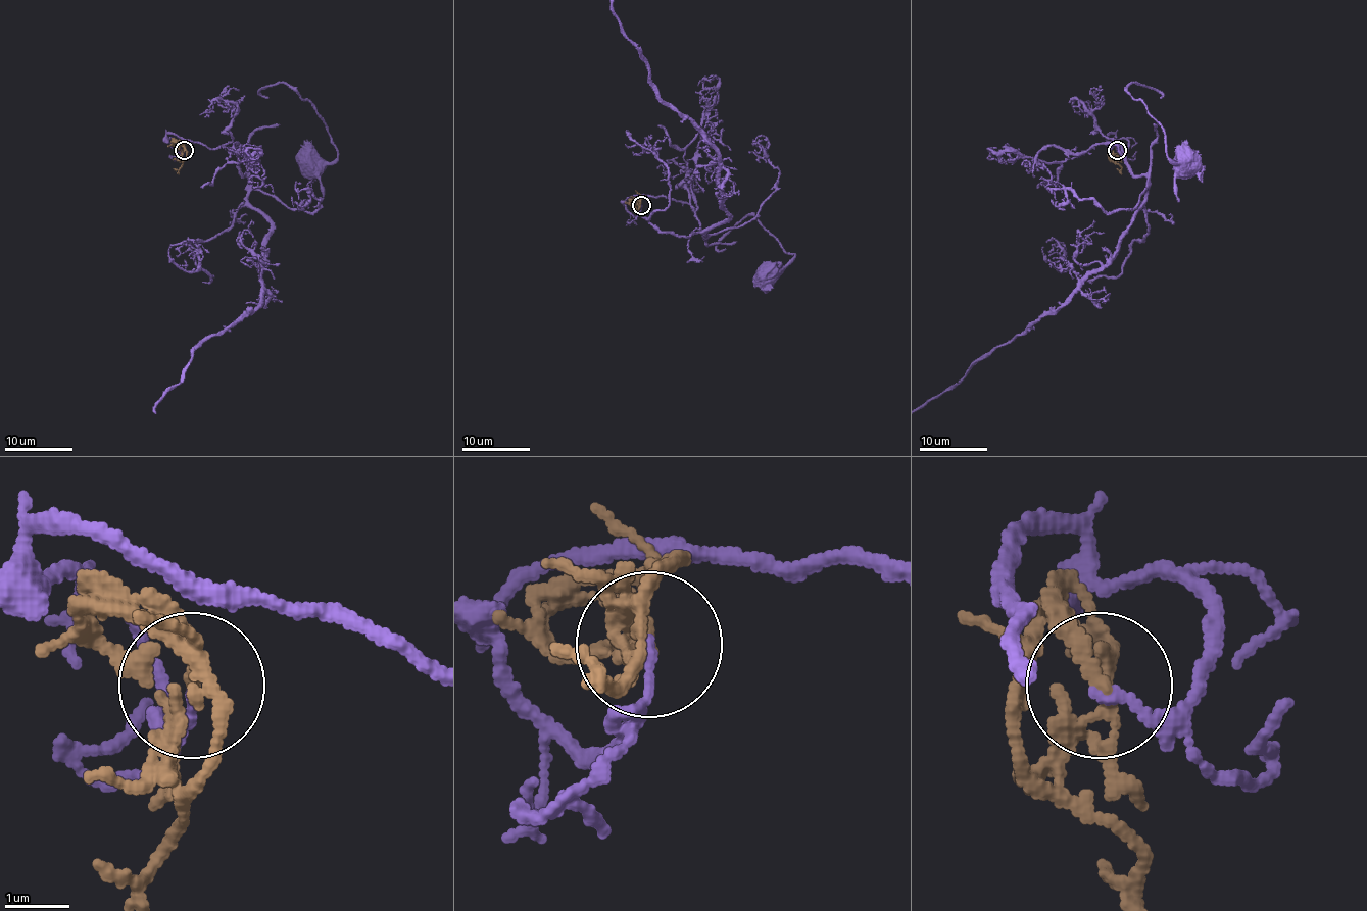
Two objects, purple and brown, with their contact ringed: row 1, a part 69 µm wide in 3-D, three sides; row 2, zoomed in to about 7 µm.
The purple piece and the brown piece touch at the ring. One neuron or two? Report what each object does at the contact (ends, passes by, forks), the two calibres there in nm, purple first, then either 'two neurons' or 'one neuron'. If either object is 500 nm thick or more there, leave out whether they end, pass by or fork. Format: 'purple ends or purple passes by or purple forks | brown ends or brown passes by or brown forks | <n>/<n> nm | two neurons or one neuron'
purple ends | brown ends | 150/190 nm | one neuron

